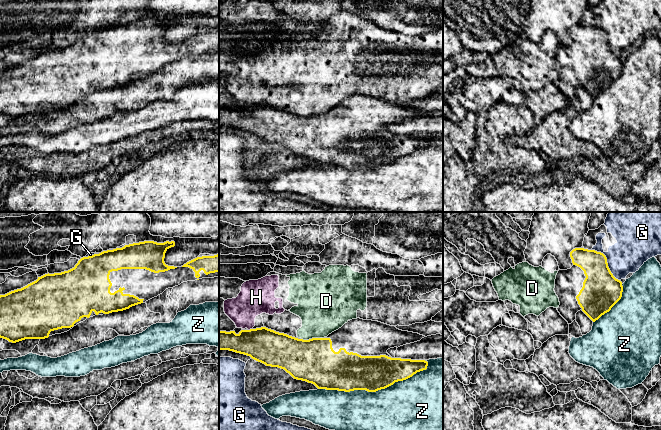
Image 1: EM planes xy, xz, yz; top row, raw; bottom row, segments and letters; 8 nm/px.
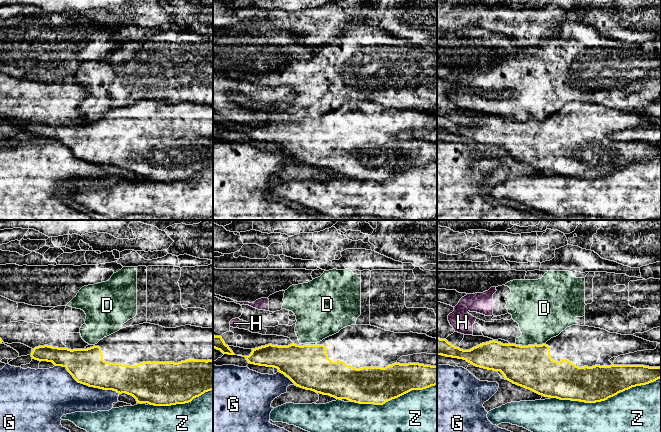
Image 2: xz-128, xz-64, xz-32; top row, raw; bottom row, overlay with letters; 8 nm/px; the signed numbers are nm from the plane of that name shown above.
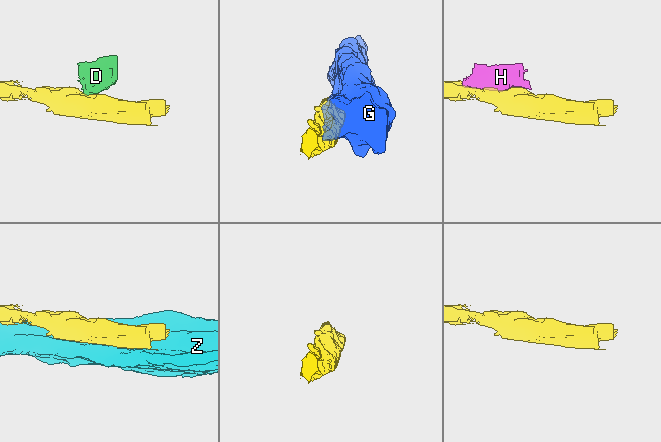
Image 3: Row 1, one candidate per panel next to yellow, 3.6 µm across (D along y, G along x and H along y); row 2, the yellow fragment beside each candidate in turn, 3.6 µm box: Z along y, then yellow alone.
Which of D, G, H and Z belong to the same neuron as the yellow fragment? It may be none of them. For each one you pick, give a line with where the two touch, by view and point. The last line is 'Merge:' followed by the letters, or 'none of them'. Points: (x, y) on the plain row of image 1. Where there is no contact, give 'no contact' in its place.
Merge: none of them

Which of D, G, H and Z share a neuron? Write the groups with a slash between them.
D H / G / Z

